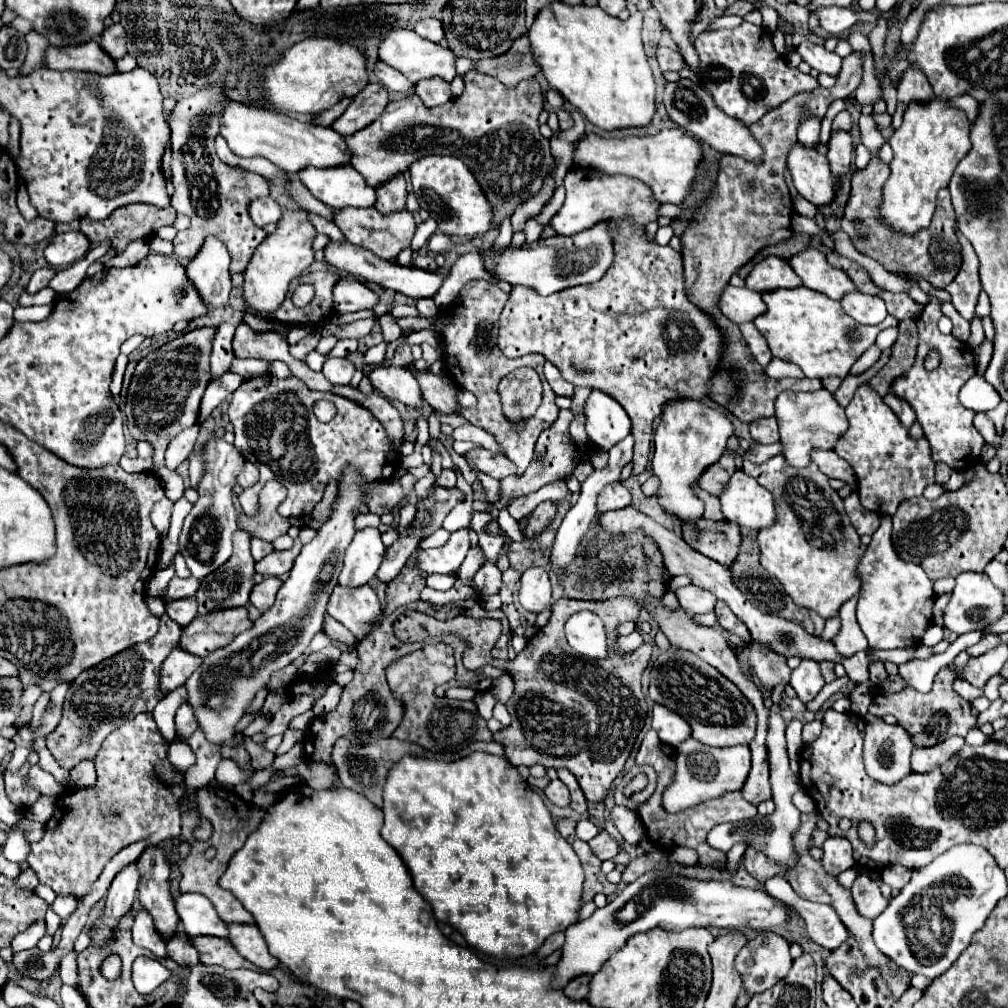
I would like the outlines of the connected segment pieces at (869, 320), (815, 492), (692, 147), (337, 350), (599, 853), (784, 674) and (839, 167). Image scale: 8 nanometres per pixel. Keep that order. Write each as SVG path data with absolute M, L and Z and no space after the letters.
M853 292L851 296L845 296L841 300L843 310L859 324L867 324L867 326L875 326L881 324L887 316L885 310L885 302L881 298L873 298L867 296L863 292Z
M781 454L763 464L745 460L743 472L755 478L775 498L777 520L757 536L763 568L783 584L797 606L815 610L825 620L833 618L839 608L859 592L855 564L867 550L847 520L843 500L815 464L797 470L783 464Z
M665 128L655 136L627 136L619 140L589 134L589 136L583 136L583 140L577 144L577 150L575 150L575 162L581 164L583 168L595 168L607 174L627 174L627 176L639 178L649 188L653 188L653 194L659 202L671 202L671 204L681 204L689 196L689 192L693 190L695 176L699 172L701 160L703 160L701 144L683 128Z
M339 340L329 356L351 356L353 352L357 352L357 340Z
M601 830L593 840L589 840L589 846L591 846L591 850L595 852L595 856L599 858L599 860L611 860L611 858L615 858L617 854L619 854L619 844L605 832L605 830Z
M755 642L747 650L739 650L739 656L755 668L755 676L765 686L777 686L779 682L789 682L791 670L783 656L775 656L775 652L763 652L763 648L755 648Z
M835 132L835 134L831 134L827 158L829 158L833 174L845 176L851 170L851 154L853 154L851 136L847 132Z

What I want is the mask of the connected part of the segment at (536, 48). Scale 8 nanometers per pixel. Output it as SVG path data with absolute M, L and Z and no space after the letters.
M555 2L551 8L543 8L543 12L539 12L535 24L529 30L535 62L541 64L541 70L551 88L555 88L567 102L577 106L577 110L593 126L605 132L649 126L655 116L655 80L643 50L642 23L642 11L631 14L623 22L605 14L599 6L567 6L563 2Z

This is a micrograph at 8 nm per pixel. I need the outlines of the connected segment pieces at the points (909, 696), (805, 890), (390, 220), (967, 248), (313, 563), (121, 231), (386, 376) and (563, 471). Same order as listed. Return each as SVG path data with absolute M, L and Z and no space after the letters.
M905 688L899 694L885 696L883 692L877 692L873 698L873 704L869 706L869 712L877 718L883 718L885 714L893 714L897 718L897 724L903 726L911 738L927 738L927 744L915 744L919 748L935 746L951 736L965 736L971 730L971 724L975 724L975 716L969 710L969 702L963 700L953 690L945 688L933 688L929 694L921 694L913 688Z
M803 852L803 854L801 854L799 864L793 866L793 868L785 874L785 878L787 878L787 882L791 884L791 888L795 890L797 896L801 896L801 898L805 898L805 900L811 900L811 902L819 902L819 904L829 904L829 906L837 912L837 916L841 918L841 922L847 926L847 930L849 930L849 932L853 934L853 938L859 942L859 946L861 946L861 950L863 950L863 954L867 956L867 962L869 962L871 966L879 966L879 964L885 964L885 962L889 960L889 958L885 958L885 956L879 952L879 948L875 946L875 942L873 942L873 938L871 938L871 920L867 920L867 918L863 918L863 916L857 914L857 908L855 908L855 902L853 902L851 892L849 892L847 888L843 888L843 886L837 882L835 876L827 874L825 868L821 866L821 862L819 862L819 860L813 860L809 852Z
M343 208L343 212L335 212L335 224L351 244L371 250L373 254L377 254L383 260L395 258L401 250L409 248L411 238L417 228L411 212L407 212L407 210L395 212L391 216L383 216L375 208Z
M957 232L959 242L963 246L962 265L957 278L947 286L947 292L951 296L951 304L957 308L965 320L973 320L973 312L977 306L977 298L981 292L979 282L979 260L975 256L975 250L971 248L969 240Z
M347 470L343 482L339 484L341 496L333 504L333 514L319 528L313 542L303 546L289 578L279 588L275 604L259 620L255 620L251 630L241 632L227 648L205 656L203 664L185 682L189 690L189 704L193 706L199 728L205 732L209 742L221 744L233 738L233 728L243 716L247 700L251 700L259 688L267 686L271 672L285 668L301 656L311 638L321 630L329 596L343 566L343 552L355 534L353 510L357 506L365 506L361 486L363 482L359 480L359 474L355 470Z
M125 204L117 208L105 220L81 220L81 232L93 242L109 240L117 252L123 252L127 244L139 234L155 236L161 226L171 226L175 220L175 208L155 208L151 204Z
M381 366L369 374L369 380L377 392L381 392L387 400L399 400L405 406L421 408L423 396L417 378L409 368Z
M561 410L559 412L559 418L555 420L555 424L551 428L547 428L545 432L541 432L537 444L535 444L535 456L527 468L527 472L517 478L517 476L509 476L505 478L501 484L499 484L499 498L493 502L493 506L497 510L503 510L507 508L515 498L523 496L523 494L529 494L529 492L535 492L539 490L541 486L545 484L551 484L555 480L565 480L573 474L575 466L579 464L579 454L577 454L577 448L575 448L575 442L571 440L571 434L569 434L569 424L573 420L573 414L571 410Z

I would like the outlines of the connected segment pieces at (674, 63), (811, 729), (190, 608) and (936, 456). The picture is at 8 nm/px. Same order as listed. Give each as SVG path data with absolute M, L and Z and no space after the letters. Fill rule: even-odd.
M659 47L655 54L659 66L661 66L661 72L667 72L667 70L675 70L679 72L685 64L683 56L679 54L679 50L671 50L667 47Z
M813 720L813 722L805 724L805 726L803 726L803 742L805 742L805 744L807 744L807 742L813 742L813 740L819 736L819 732L821 732L821 722L819 722L819 720Z
M195 598L171 600L171 602L167 602L167 614L173 622L177 622L181 628L185 628L197 616L197 600Z
M931 296L931 302L925 306L923 314L917 318L917 326L919 326L917 360L907 374L903 374L903 376L899 376L899 380L895 380L891 392L895 396L907 400L913 406L913 410L917 414L917 422L923 426L925 438L931 444L933 462L943 462L951 470L957 470L959 466L971 466L971 464L979 462L985 440L983 440L983 436L979 436L979 432L973 426L975 412L961 406L961 402L957 398L961 386L971 376L975 376L975 362L973 362L971 348L969 348L969 344L957 340L953 334L941 334L937 328L939 318L941 318L939 300ZM929 352L937 352L941 358L939 368L933 372L927 372L923 368L923 362Z

